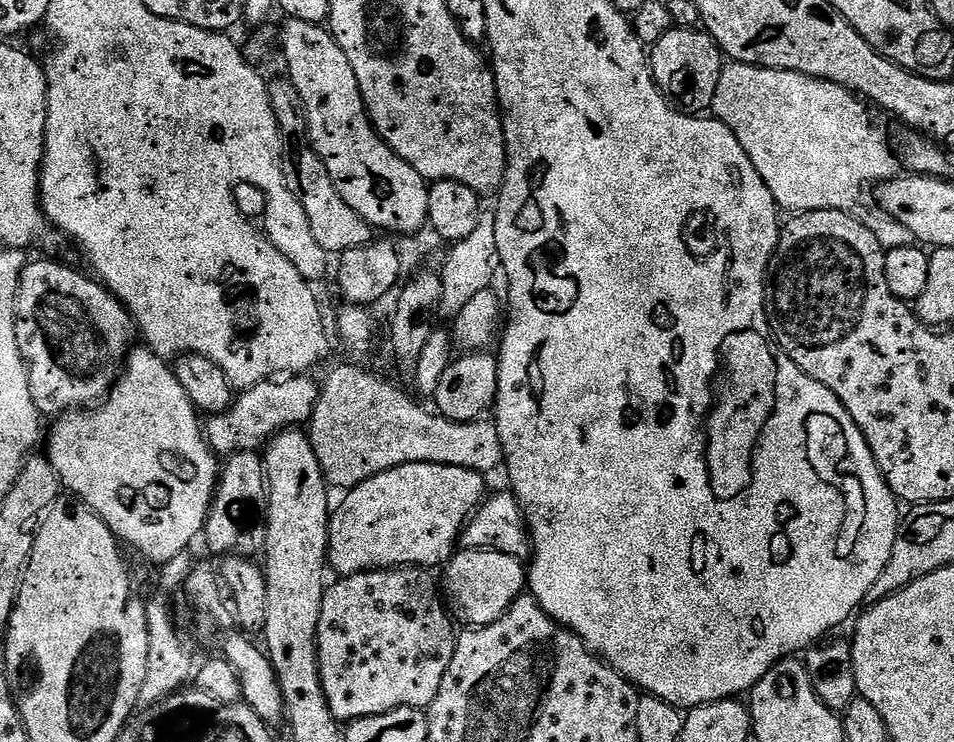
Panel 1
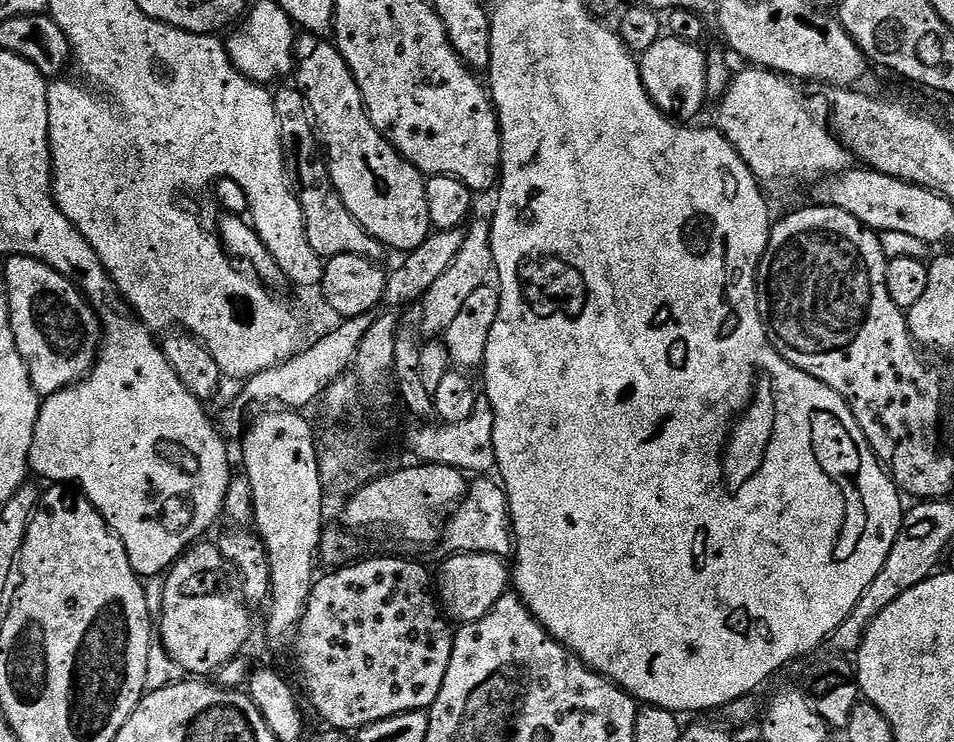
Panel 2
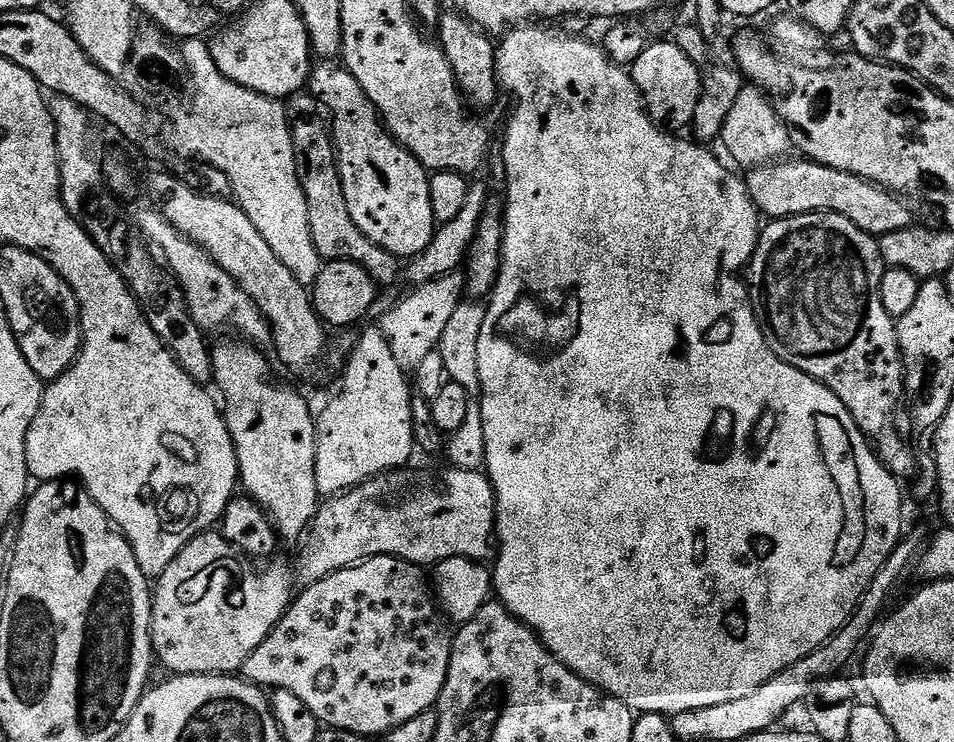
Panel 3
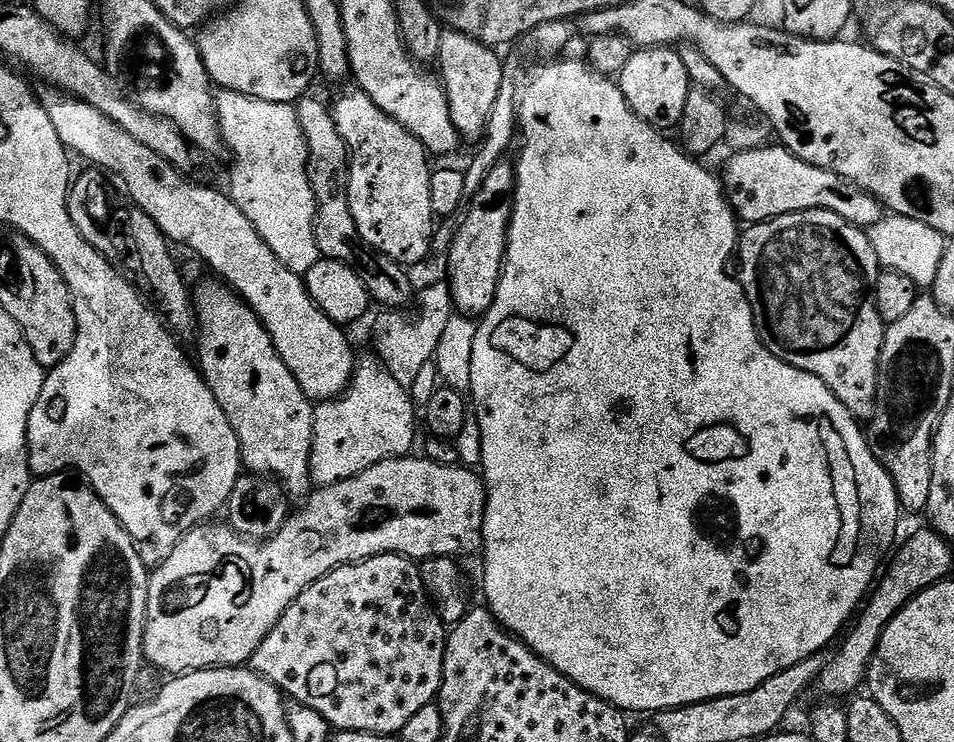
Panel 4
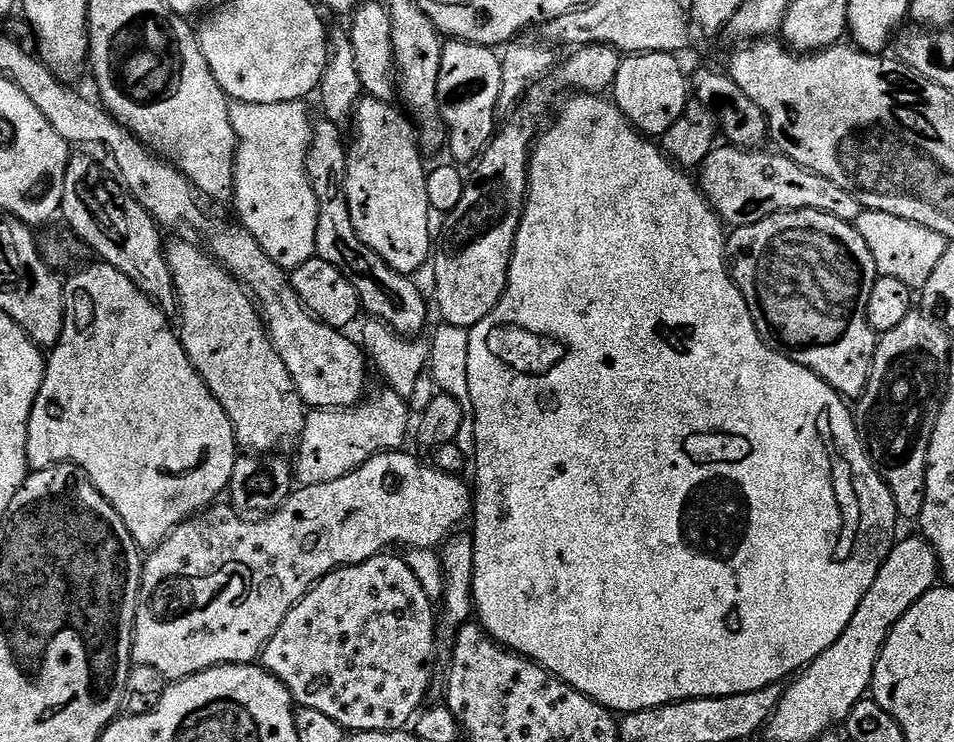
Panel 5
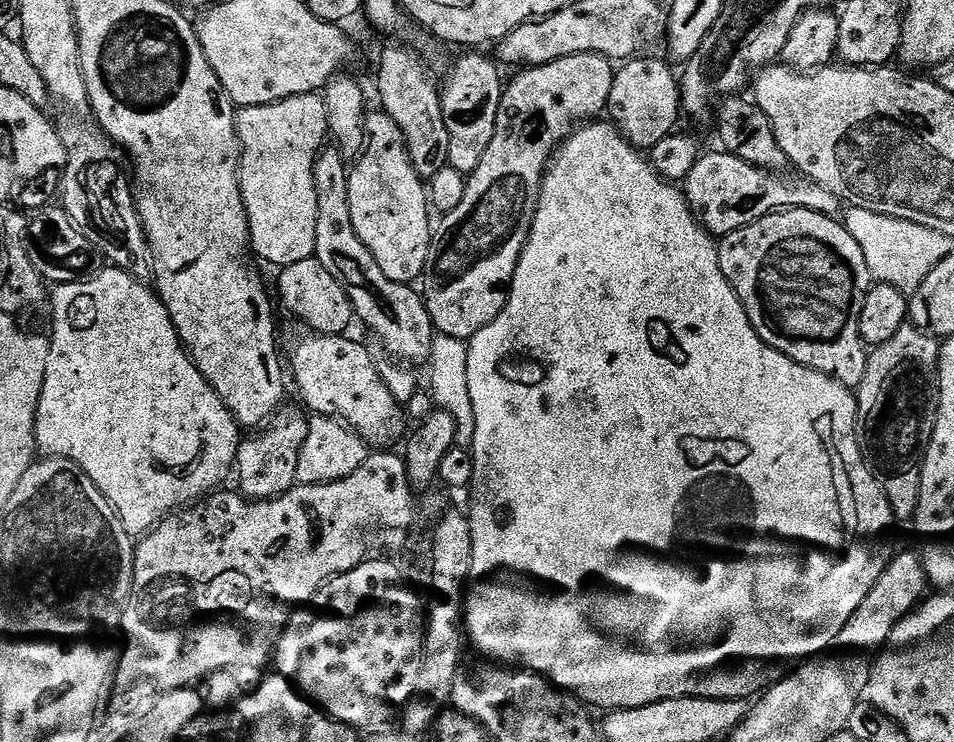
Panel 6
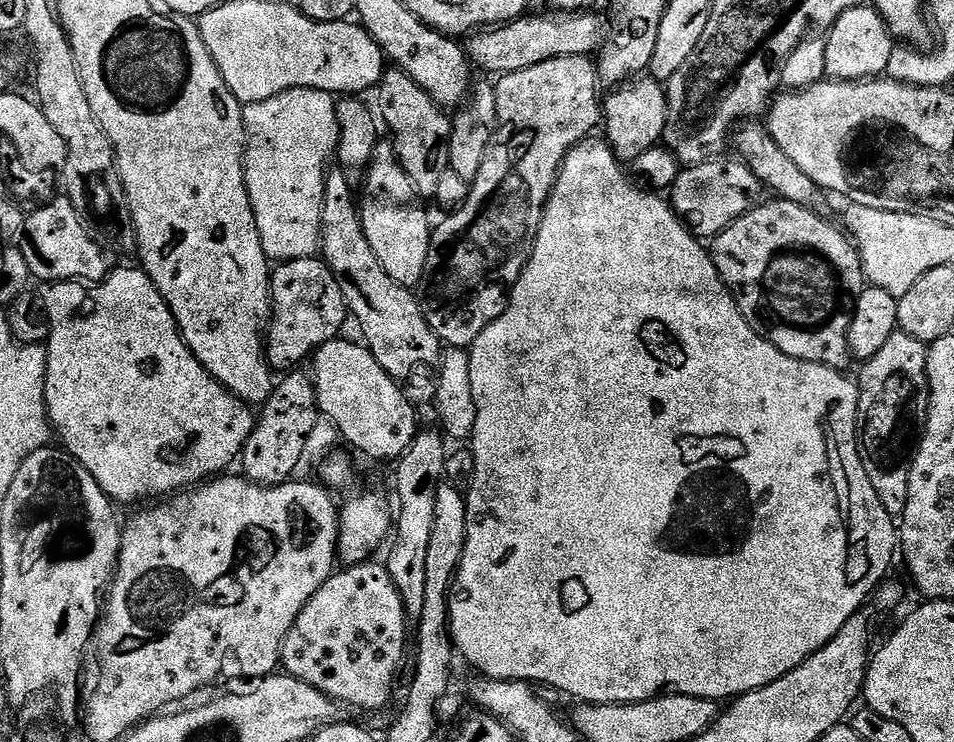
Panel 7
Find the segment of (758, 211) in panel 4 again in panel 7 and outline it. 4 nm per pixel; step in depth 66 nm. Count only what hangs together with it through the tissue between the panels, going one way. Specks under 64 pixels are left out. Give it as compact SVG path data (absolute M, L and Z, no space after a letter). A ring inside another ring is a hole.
M709 158L702 164L685 167L670 189L673 211L687 224L689 232L697 238L705 238L704 236L715 238L722 230L726 230L726 226L745 216L762 200L761 182L745 163L736 158L720 159Z

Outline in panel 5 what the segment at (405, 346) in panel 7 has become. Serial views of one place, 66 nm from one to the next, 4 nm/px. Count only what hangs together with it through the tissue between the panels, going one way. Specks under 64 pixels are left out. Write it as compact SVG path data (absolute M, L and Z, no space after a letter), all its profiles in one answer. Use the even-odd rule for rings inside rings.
M323 118L317 119L312 126L312 146L308 150L306 180L312 189L314 209L316 208L316 216L314 216L314 222L318 226L316 256L330 262L330 266L337 268L348 279L350 286L354 286L354 290L358 290L361 309L365 313L369 312L367 314L369 317L383 321L399 336L419 337L421 335L419 332L423 330L424 323L428 320L428 304L424 301L419 286L415 284L415 279L412 276L404 276L401 272L391 268L381 256L374 254L374 250L370 250L370 246L366 246L366 242L362 242L362 238L358 238L358 234L354 230L354 222L350 218L350 206L346 194L349 145L346 140L344 144L344 136L340 132L343 132L341 125Z

